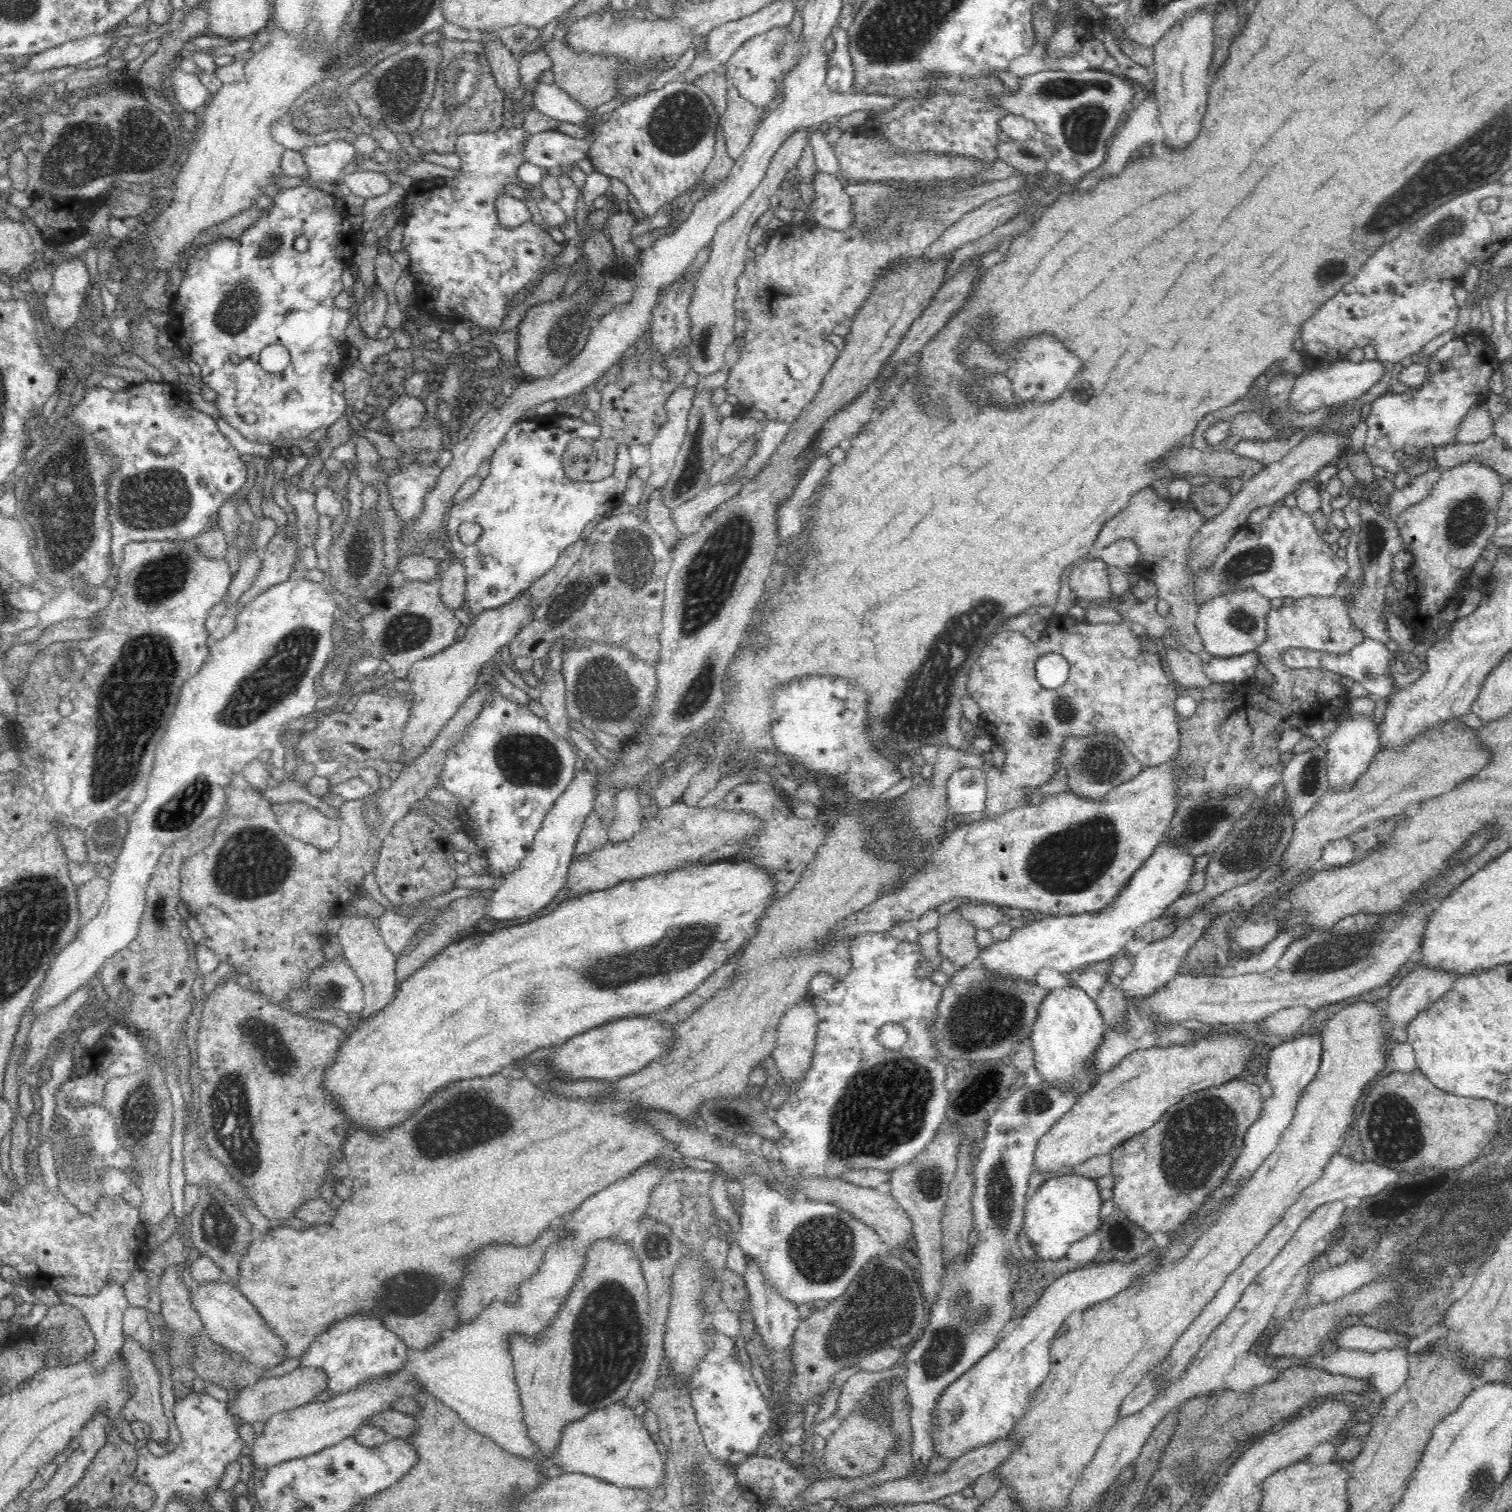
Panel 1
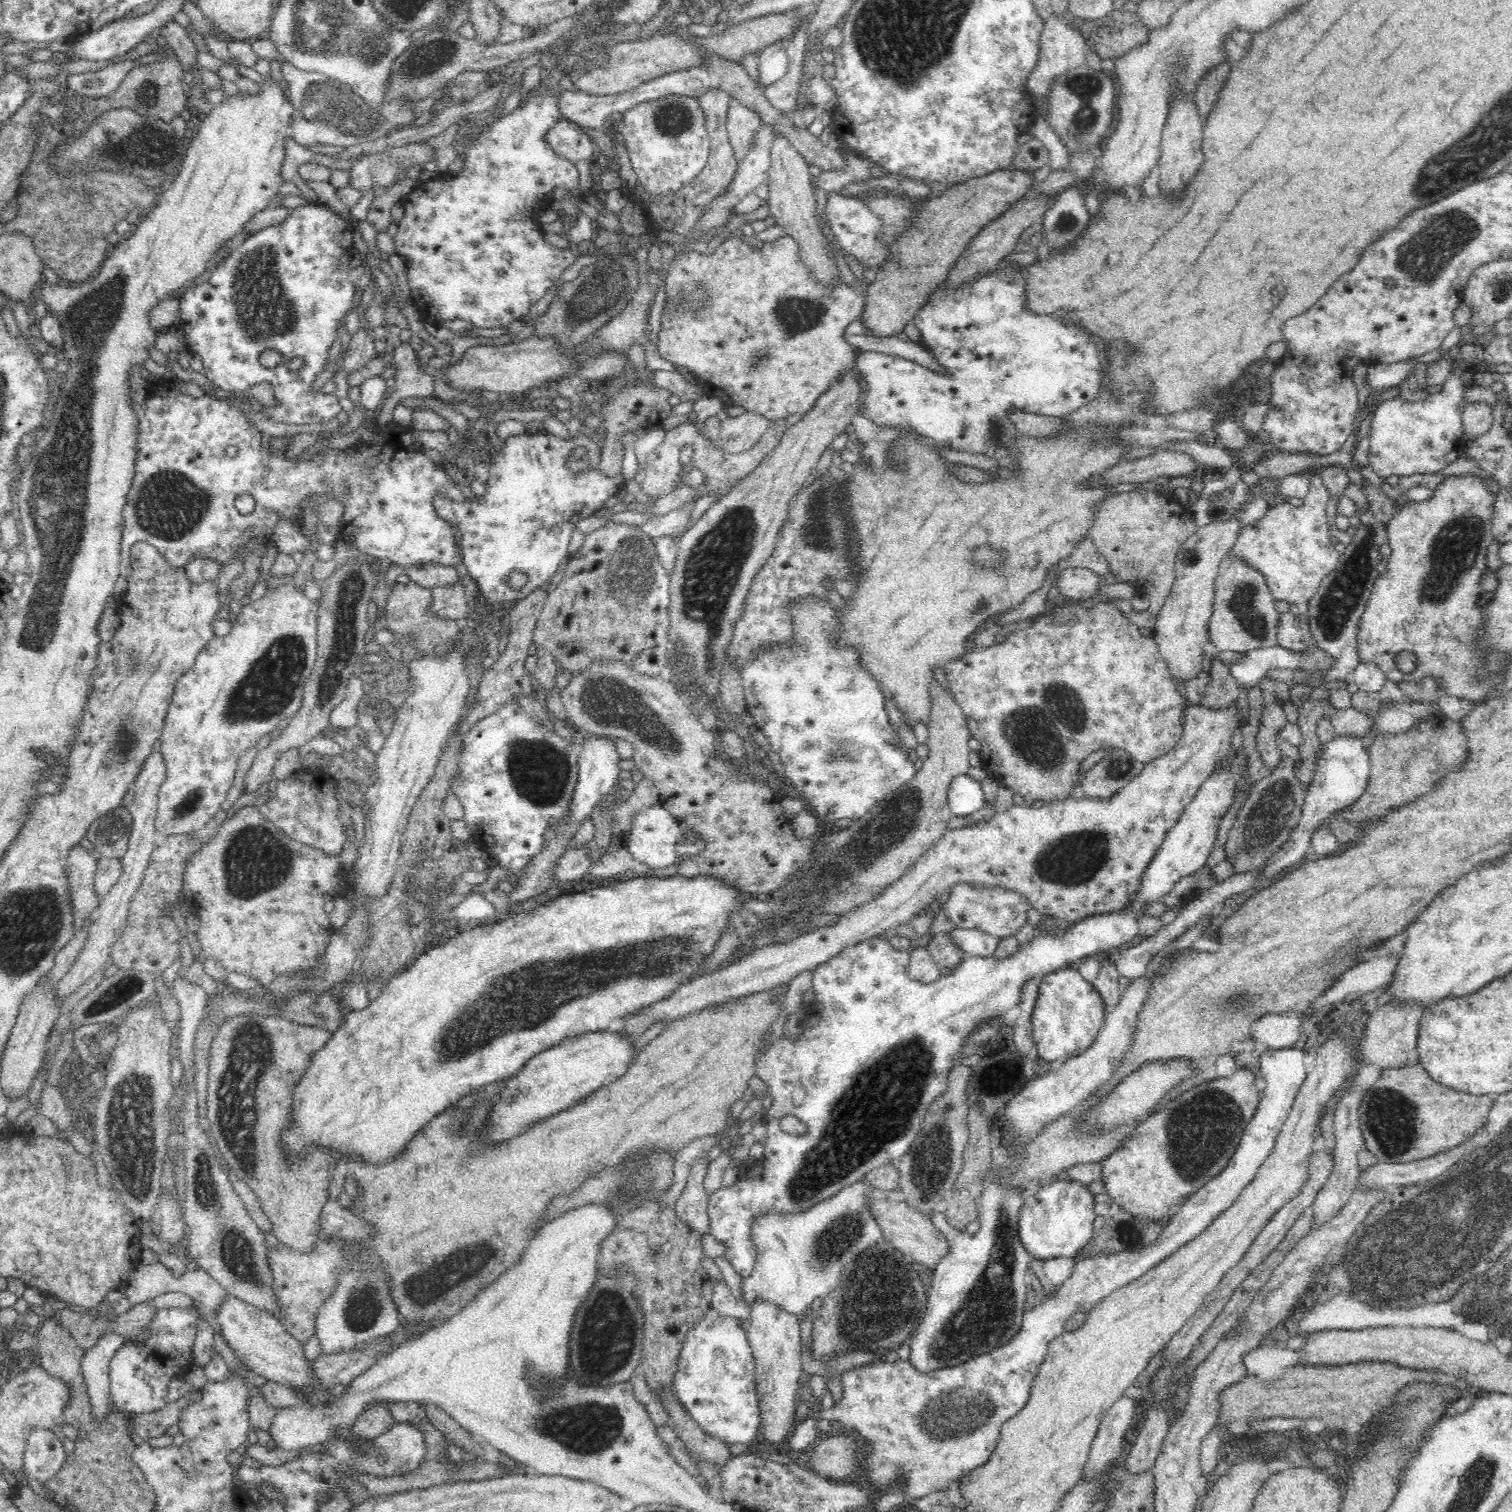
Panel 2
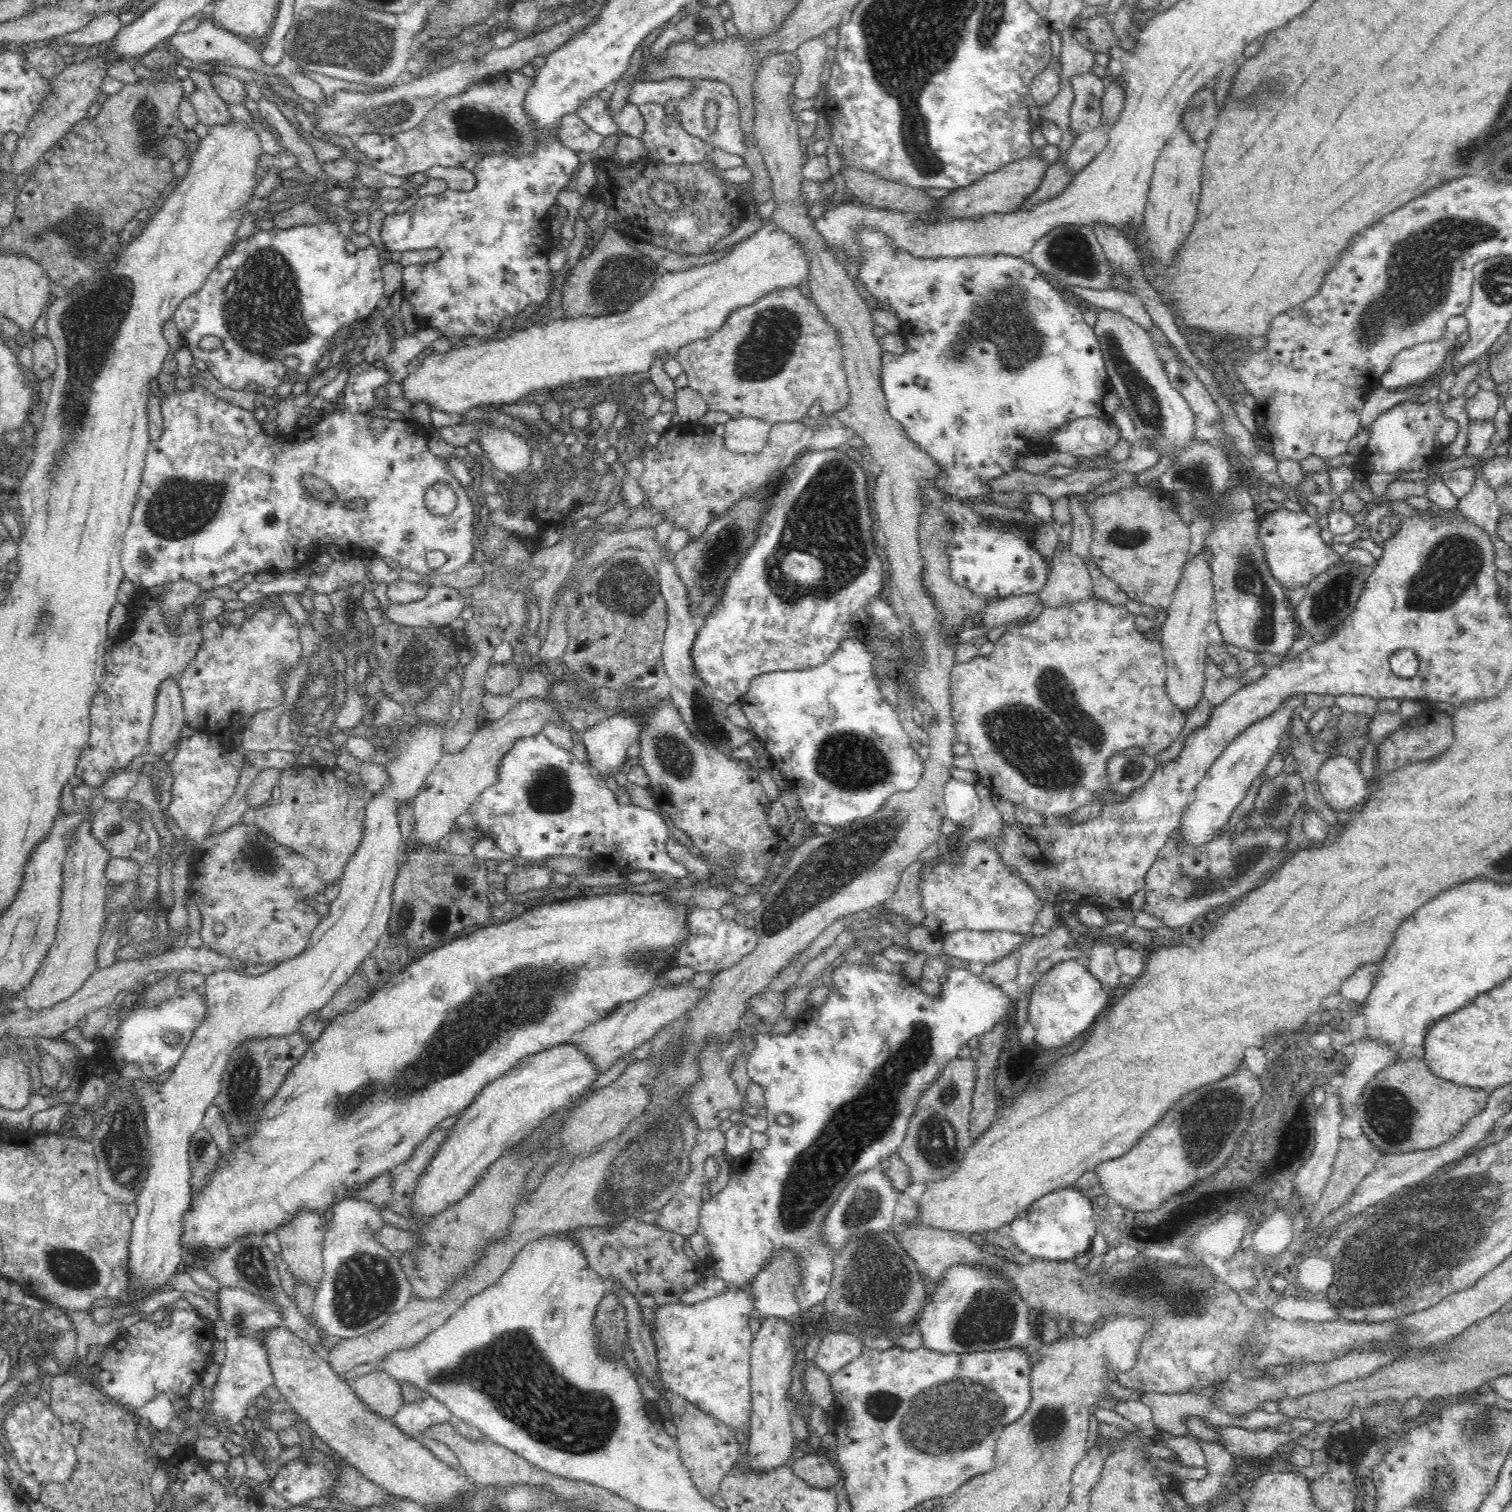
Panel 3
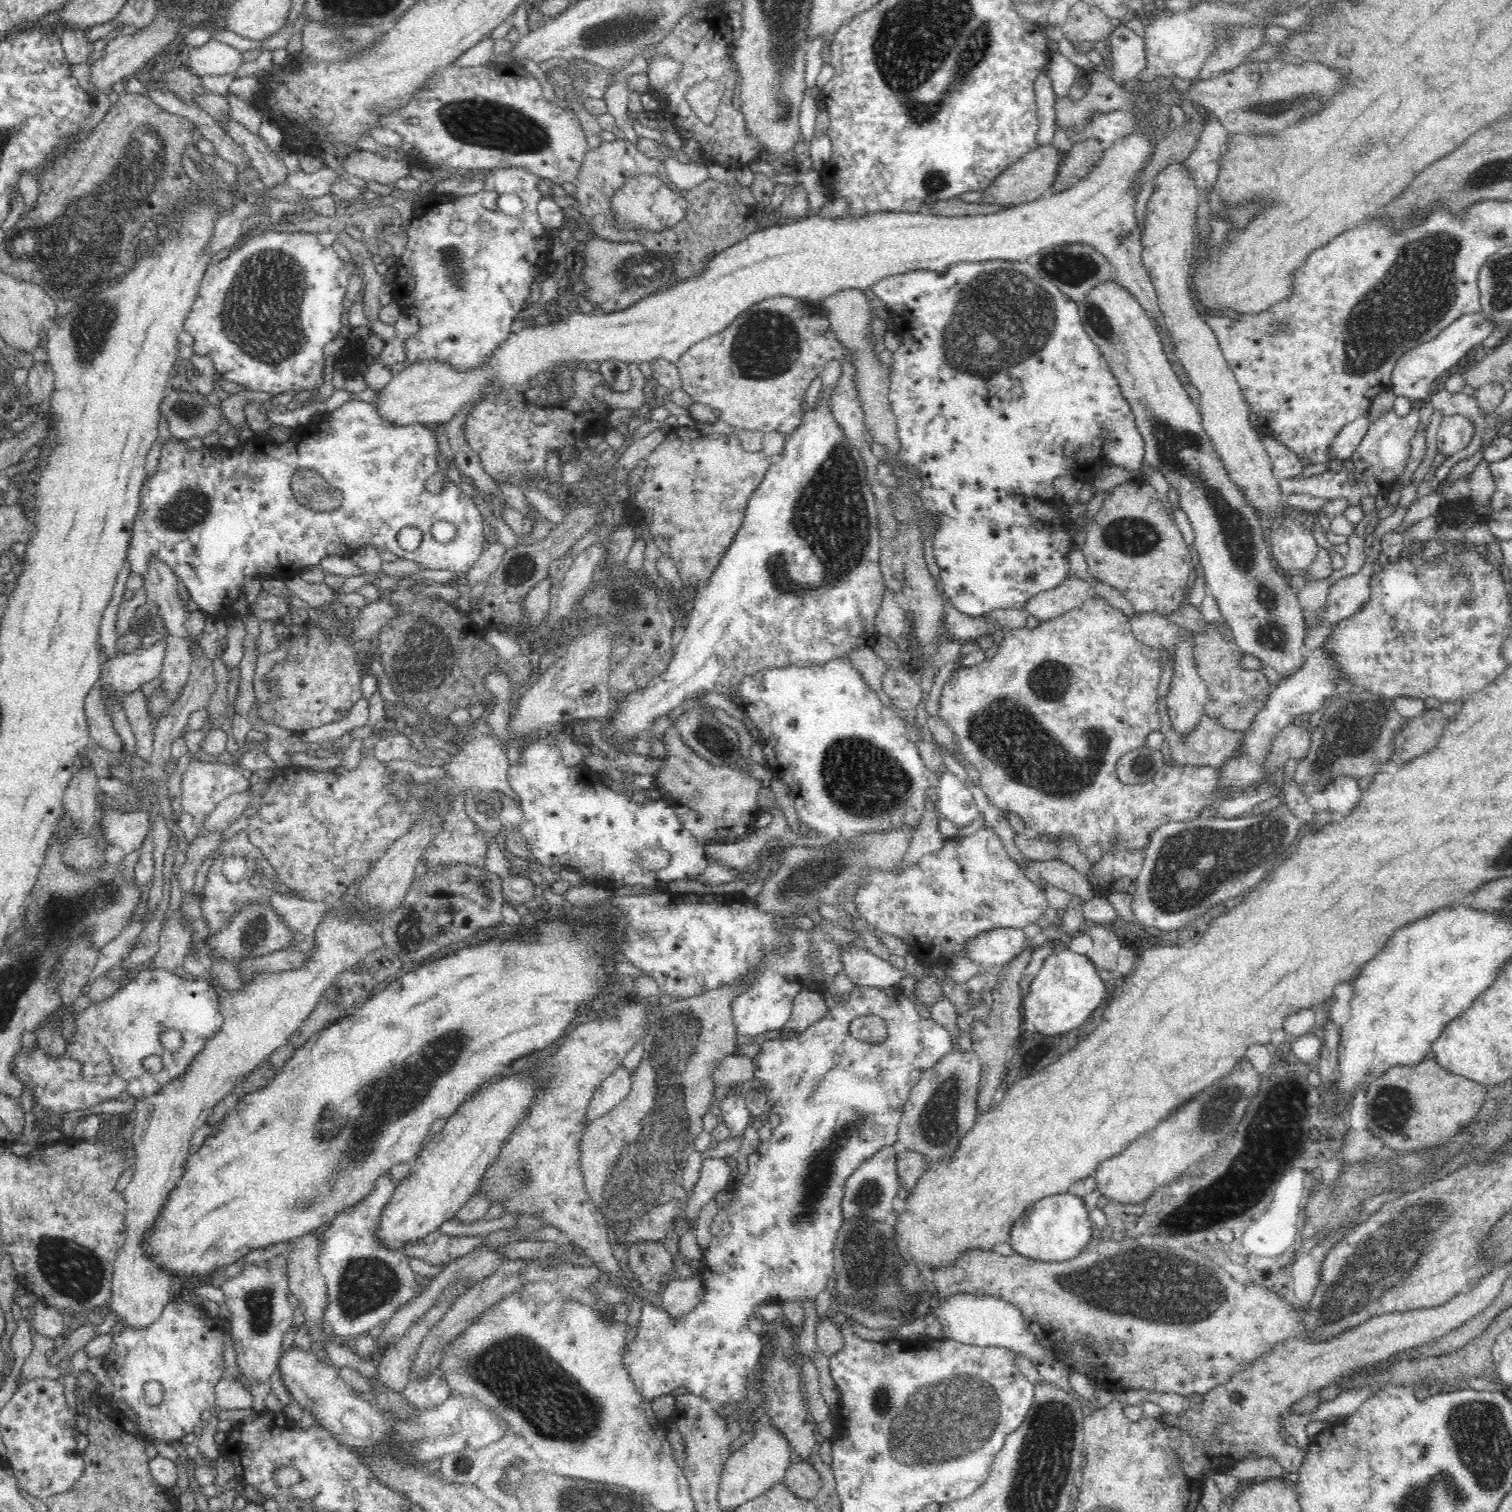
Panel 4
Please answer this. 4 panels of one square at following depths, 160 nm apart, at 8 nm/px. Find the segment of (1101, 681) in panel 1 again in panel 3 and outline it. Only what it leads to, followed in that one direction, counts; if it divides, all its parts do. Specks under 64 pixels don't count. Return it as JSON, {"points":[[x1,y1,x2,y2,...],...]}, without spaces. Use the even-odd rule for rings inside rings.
{"points":[[1096,596,1088,600,1075,602,1056,608,1043,608,1040,613,1025,622,1021,627,1011,626,995,643,995,648,989,656,976,656,970,662,955,663,951,668,950,703,952,703,952,723,956,731,957,742,969,746,968,754,975,760,977,782,983,784,990,792,1004,800,1023,806,1040,813,1046,820,1062,818,1072,810,1094,802,1102,803,1100,808,1120,802,1125,796,1118,795,1106,788,1107,762,1113,754,1126,748,1143,748,1144,753,1155,756,1166,750,1172,742,1176,742,1182,734,1187,715,1182,709,1172,703,1165,687,1167,678,1166,660,1164,660,1161,643,1153,638,1146,639,1136,626,1136,615,1128,611,1126,605,1112,605,1107,600]]}

